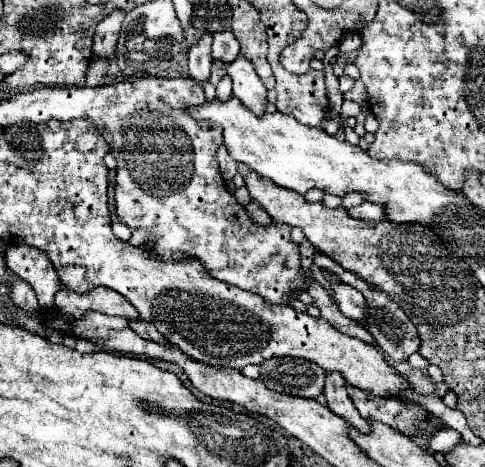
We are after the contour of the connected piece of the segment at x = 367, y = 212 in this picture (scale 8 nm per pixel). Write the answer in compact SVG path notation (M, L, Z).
M362 202L360 206L354 206L348 210L348 214L352 218L358 218L358 220L366 220L366 222L374 222L374 220L382 220L382 208L380 206L374 206L372 202Z

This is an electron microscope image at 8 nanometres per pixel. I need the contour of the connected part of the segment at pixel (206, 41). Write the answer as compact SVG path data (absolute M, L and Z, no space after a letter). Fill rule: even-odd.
M202 34L202 38L190 48L188 54L188 76L194 78L198 84L210 78L210 66L212 66L210 44L212 44L212 36Z

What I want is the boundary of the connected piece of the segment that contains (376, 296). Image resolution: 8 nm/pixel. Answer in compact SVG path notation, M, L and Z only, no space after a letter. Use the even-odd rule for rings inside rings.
M350 272L352 276L346 276L344 280L354 286L364 298L366 298L366 314L364 314L364 324L366 324L366 330L370 330L370 334L376 338L378 346L394 360L398 362L404 362L408 360L408 356L412 356L414 352L418 352L420 348L420 336L418 336L418 330L416 326L410 322L410 318L404 314L404 310L388 296L384 294L378 286L374 284L368 284L364 282L362 278L358 278L354 272Z

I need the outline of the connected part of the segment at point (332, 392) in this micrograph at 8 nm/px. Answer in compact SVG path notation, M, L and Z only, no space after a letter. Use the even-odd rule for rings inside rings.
M328 374L326 376L326 386L324 386L324 396L328 400L328 408L338 414L340 418L344 418L352 428L356 428L360 434L368 434L370 432L370 424L358 414L356 406L352 404L352 400L348 398L346 392L346 380L340 374Z

